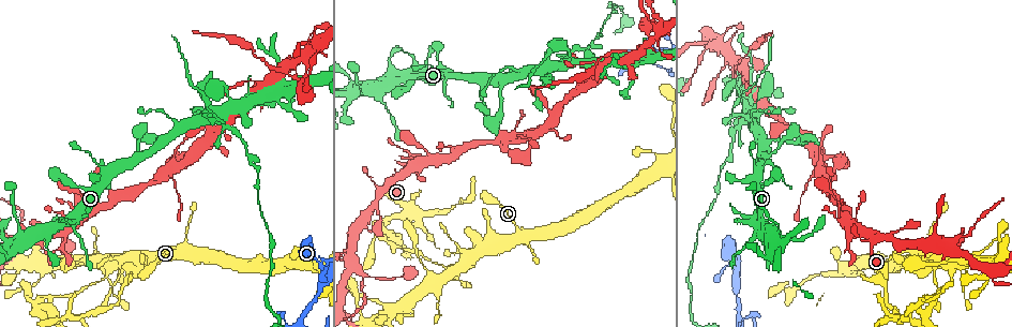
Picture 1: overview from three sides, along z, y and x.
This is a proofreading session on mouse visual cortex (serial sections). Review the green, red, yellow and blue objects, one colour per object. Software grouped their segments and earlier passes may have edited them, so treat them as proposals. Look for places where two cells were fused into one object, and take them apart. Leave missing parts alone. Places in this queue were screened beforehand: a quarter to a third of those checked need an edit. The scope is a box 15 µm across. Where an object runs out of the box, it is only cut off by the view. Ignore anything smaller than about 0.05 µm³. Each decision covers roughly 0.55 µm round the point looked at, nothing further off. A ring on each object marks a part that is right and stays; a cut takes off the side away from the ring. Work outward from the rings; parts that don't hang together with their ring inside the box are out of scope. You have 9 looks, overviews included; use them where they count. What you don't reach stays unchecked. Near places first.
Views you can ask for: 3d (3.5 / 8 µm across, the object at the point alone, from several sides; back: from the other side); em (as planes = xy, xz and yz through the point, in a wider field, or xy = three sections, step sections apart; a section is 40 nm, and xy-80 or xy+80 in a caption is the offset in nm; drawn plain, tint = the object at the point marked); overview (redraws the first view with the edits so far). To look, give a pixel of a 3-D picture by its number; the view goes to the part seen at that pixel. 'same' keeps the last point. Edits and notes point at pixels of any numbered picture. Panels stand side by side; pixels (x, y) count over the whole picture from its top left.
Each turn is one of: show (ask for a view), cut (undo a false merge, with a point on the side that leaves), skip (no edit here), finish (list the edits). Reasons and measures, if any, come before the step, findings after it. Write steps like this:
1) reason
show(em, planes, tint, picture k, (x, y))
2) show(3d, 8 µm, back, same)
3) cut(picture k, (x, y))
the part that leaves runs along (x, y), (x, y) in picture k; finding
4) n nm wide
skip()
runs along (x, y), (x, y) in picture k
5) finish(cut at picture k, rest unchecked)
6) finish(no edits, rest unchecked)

arms part here
show(3d, 3.5 µm, picture 1, (385, 190))

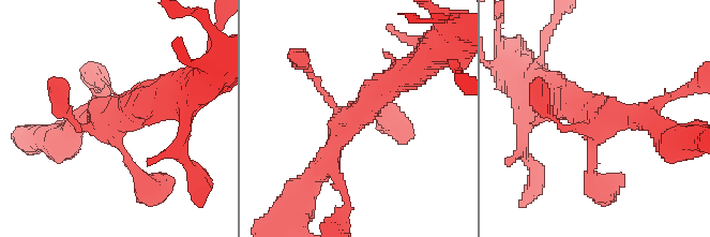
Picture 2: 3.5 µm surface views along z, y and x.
need the tissue
show(em, xy, step 2, tint, picture 2, (115, 127))

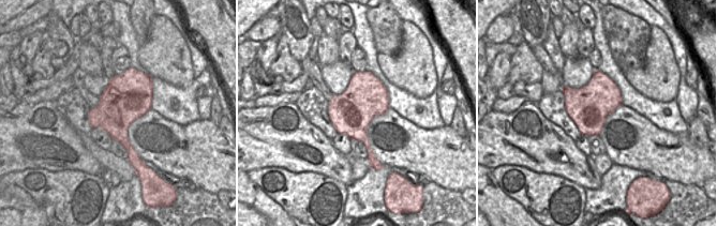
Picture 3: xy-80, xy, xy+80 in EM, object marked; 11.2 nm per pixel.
skip()
all the same cell

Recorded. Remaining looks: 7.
sharp bend
show(3d, 3.5 µm, back, picture 1, (756, 217))

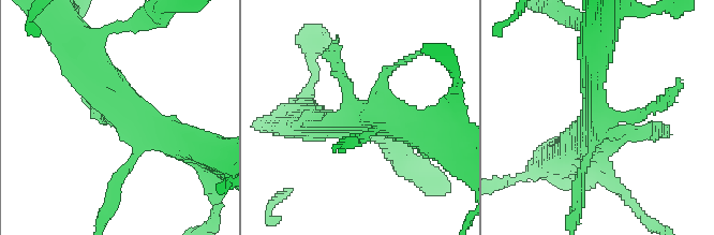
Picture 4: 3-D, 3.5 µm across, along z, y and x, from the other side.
need the tissue
show(em, xy, step 3, tint, picture 4, (127, 121))

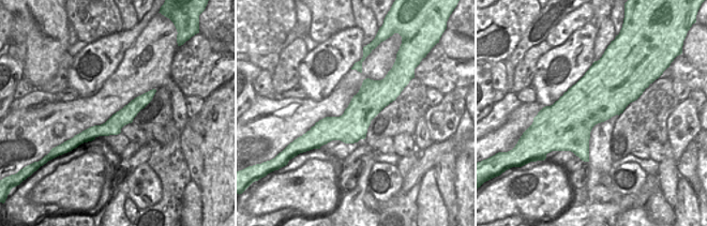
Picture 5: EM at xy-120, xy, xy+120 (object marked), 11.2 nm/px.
360 nm wide
skip()
runs along (86, 61), (138, 134), (119, 180) in picture 4; one cell here

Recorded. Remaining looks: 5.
small branch off a trunk
show(3d, 3.5 µm, picture 1, (453, 267))

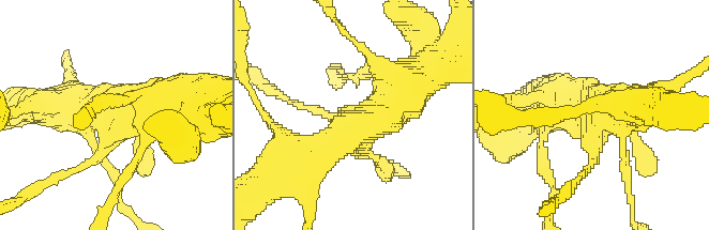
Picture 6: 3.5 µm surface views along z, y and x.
show(em, xy, step 1, tint, picture 6, (591, 129))

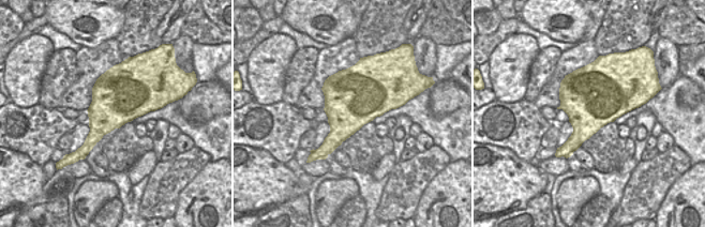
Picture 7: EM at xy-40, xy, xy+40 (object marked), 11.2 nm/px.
cut(picture 6, (66, 173))
the part that leaves runs along (99, 153), (86, 166), (23, 196) in picture 6; a second cell is stuck on

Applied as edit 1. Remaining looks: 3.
a fork
show(3d, 8 µm, picture 1, (117, 198))

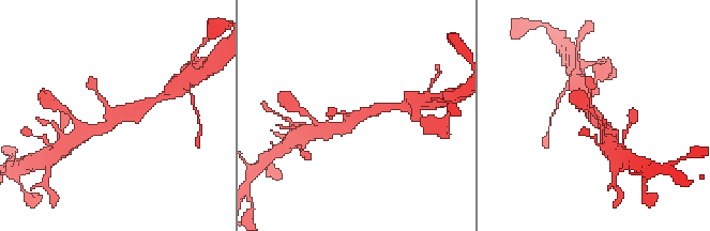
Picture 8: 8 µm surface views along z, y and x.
show(em, xy, step 1, tint, picture 8, (357, 119))

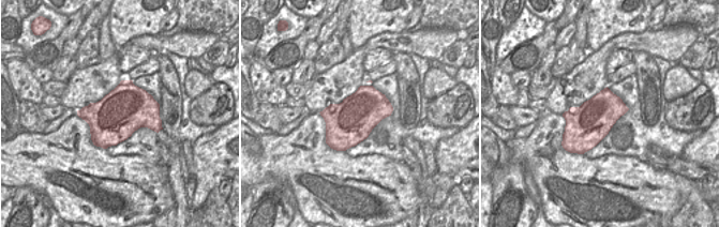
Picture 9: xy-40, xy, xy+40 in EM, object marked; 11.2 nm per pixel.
skip()
runs along (91, 131), (141, 106) in picture 8; all the same cell

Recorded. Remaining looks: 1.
finish(cut at picture 6, rest unchecked)

